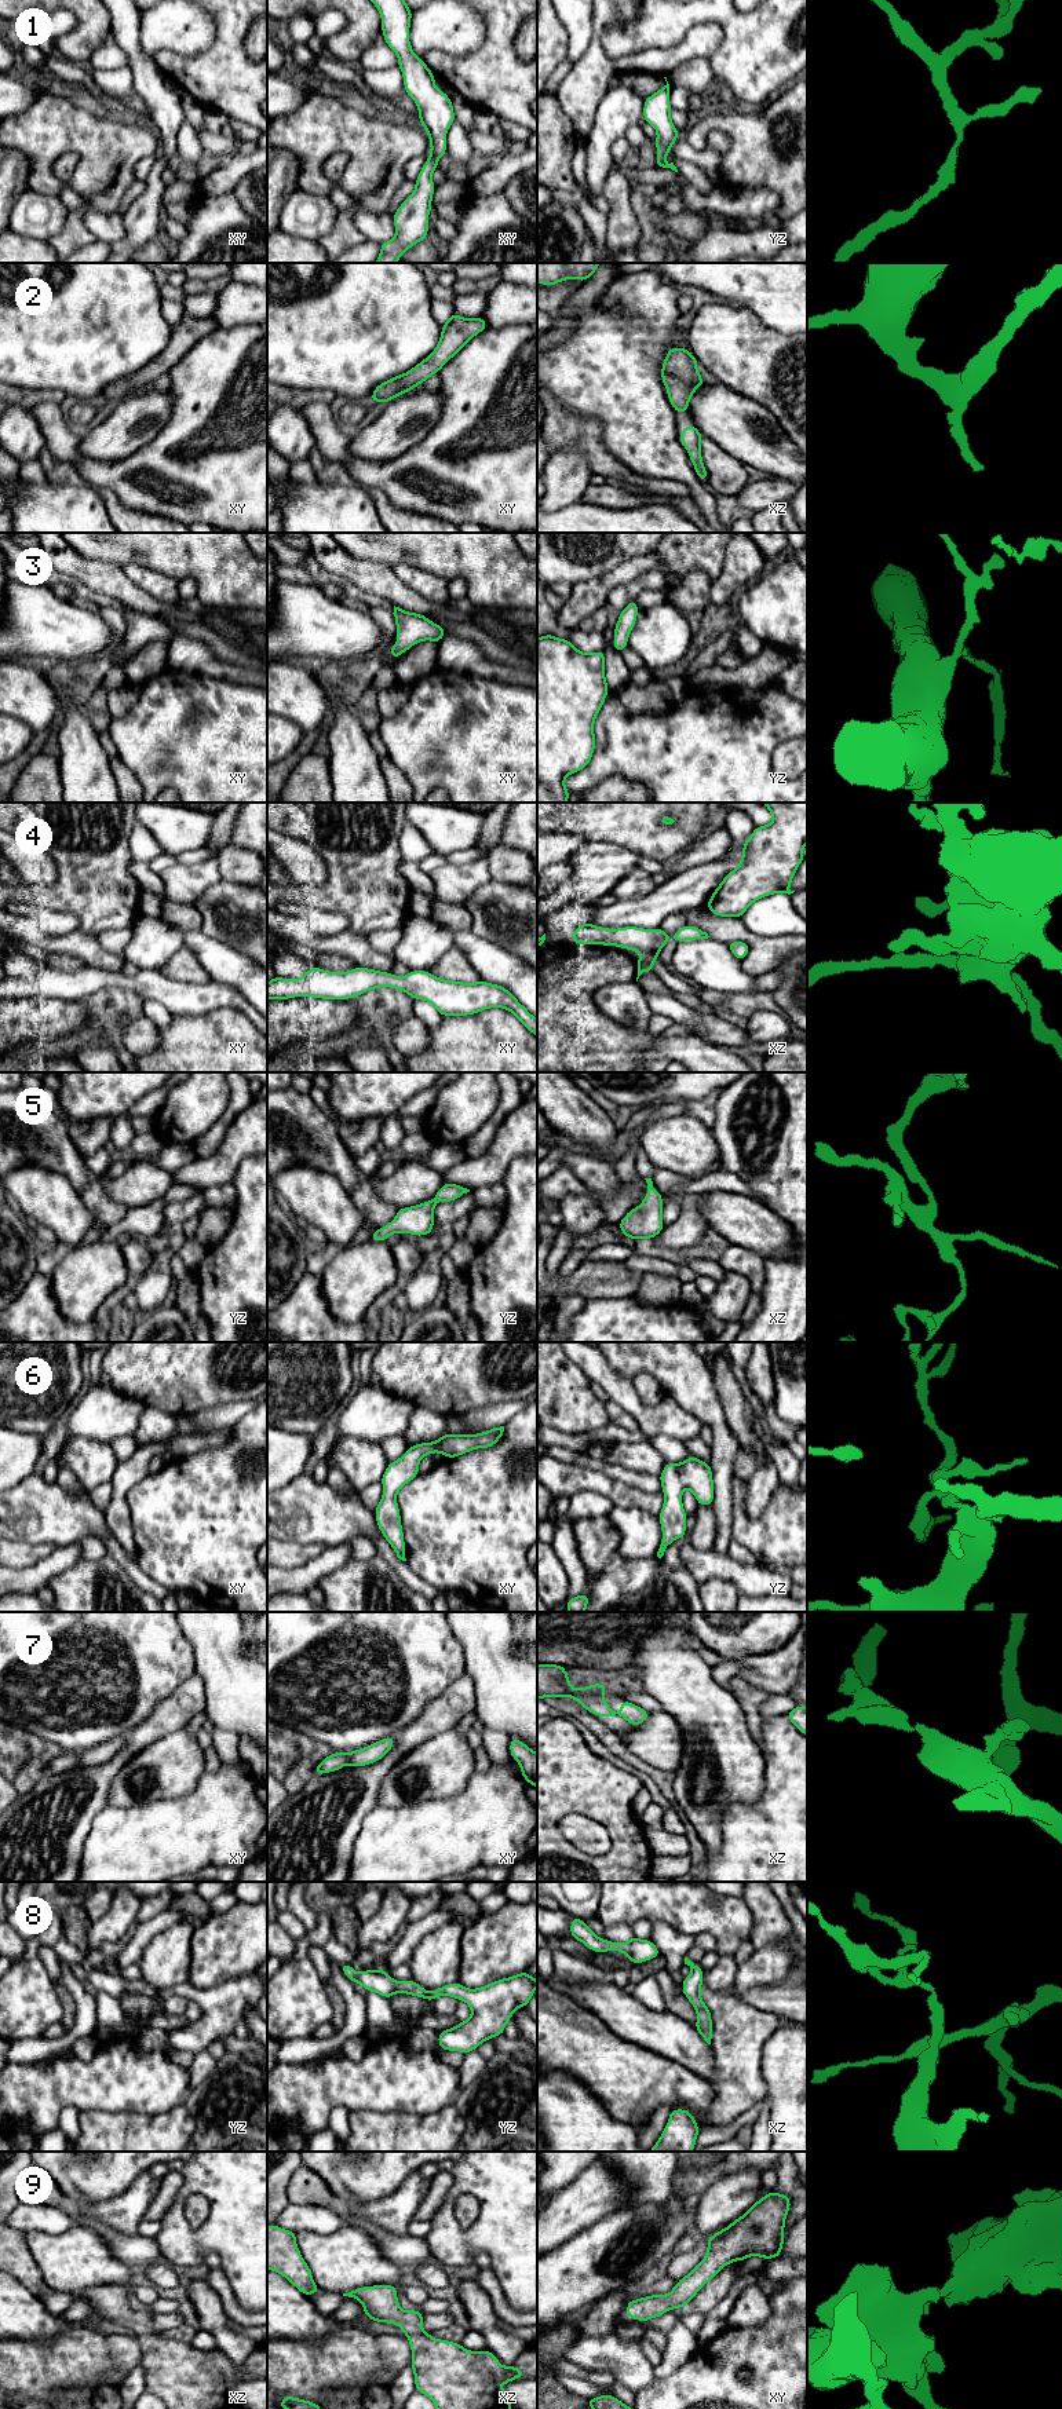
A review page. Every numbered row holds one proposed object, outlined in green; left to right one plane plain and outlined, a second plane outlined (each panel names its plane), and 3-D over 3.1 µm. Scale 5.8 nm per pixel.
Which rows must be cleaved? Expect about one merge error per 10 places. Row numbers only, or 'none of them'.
none of them

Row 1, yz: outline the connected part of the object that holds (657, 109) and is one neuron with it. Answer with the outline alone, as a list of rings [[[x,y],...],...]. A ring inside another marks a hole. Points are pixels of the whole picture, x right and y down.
[[[664,77],[667,81],[667,77]],[[667,84],[656,91],[653,95],[645,99],[643,105],[643,120],[654,127],[657,132],[656,138],[656,150],[657,161],[656,167],[665,169],[671,168],[678,172],[674,162],[668,164],[665,156],[669,154],[669,150],[675,140],[680,136],[676,127],[671,118],[671,103],[669,103],[669,84]]]

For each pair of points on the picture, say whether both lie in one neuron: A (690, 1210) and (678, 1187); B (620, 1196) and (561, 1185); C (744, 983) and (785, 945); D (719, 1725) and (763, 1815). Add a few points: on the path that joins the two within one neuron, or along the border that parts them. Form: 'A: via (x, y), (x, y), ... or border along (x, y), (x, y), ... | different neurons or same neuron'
A: border along (701, 1194), (683, 1194), (679, 1198) | different neurons
B: via (605, 1201), (576, 1187) | same neuron
C: border along (740, 961), (740, 967), (756, 978) | different neurons
D: border along (765, 1768), (762, 1794), (726, 1810) | different neurons

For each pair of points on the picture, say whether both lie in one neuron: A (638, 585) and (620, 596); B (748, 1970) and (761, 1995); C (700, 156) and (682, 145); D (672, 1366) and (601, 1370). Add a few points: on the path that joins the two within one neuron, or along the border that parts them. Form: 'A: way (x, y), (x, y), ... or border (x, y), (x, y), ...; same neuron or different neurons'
A: way (634, 588), (624, 593); same neuron
B: border (787, 1973), (774, 1984), (744, 1992), (733, 1984); different neurons
C: way (696, 156), (686, 149); same neuron
D: border (604, 1356), (619, 1374), (631, 1381); different neurons

